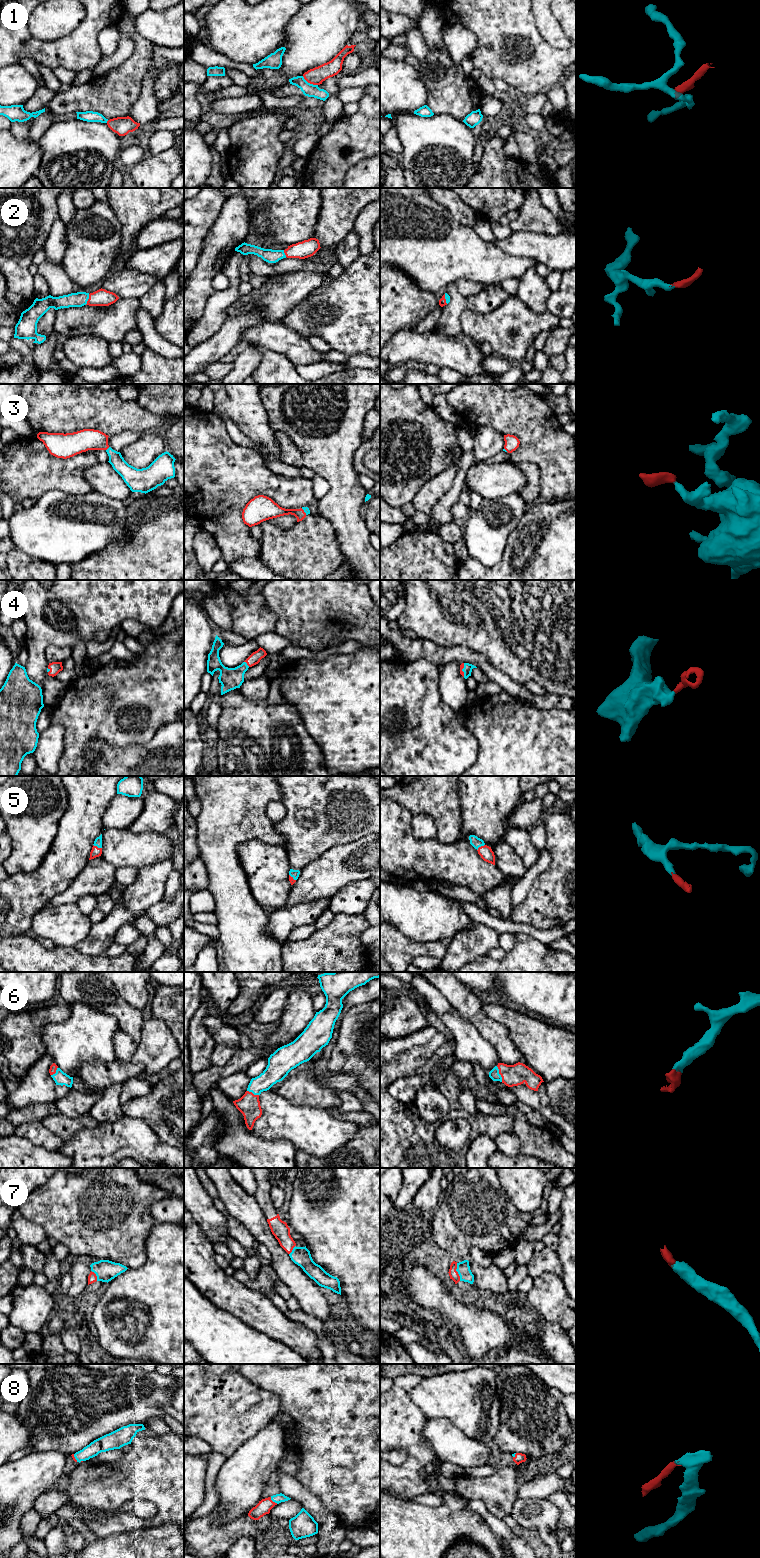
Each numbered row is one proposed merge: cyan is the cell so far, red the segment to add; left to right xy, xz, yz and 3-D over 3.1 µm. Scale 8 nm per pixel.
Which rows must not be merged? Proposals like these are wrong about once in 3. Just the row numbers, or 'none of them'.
1

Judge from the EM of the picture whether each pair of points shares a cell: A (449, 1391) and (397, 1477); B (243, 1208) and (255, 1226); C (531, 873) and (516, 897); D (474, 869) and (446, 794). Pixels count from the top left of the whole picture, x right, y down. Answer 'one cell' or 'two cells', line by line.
A: two cells
B: one cell
C: one cell
D: two cells

